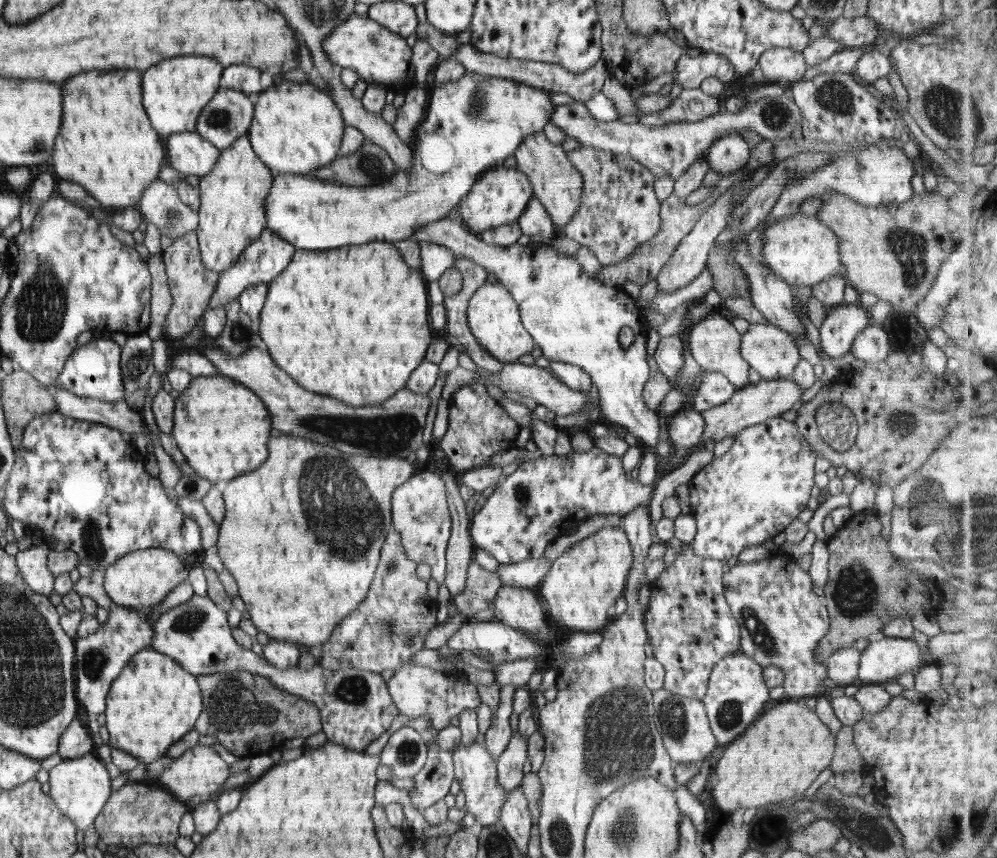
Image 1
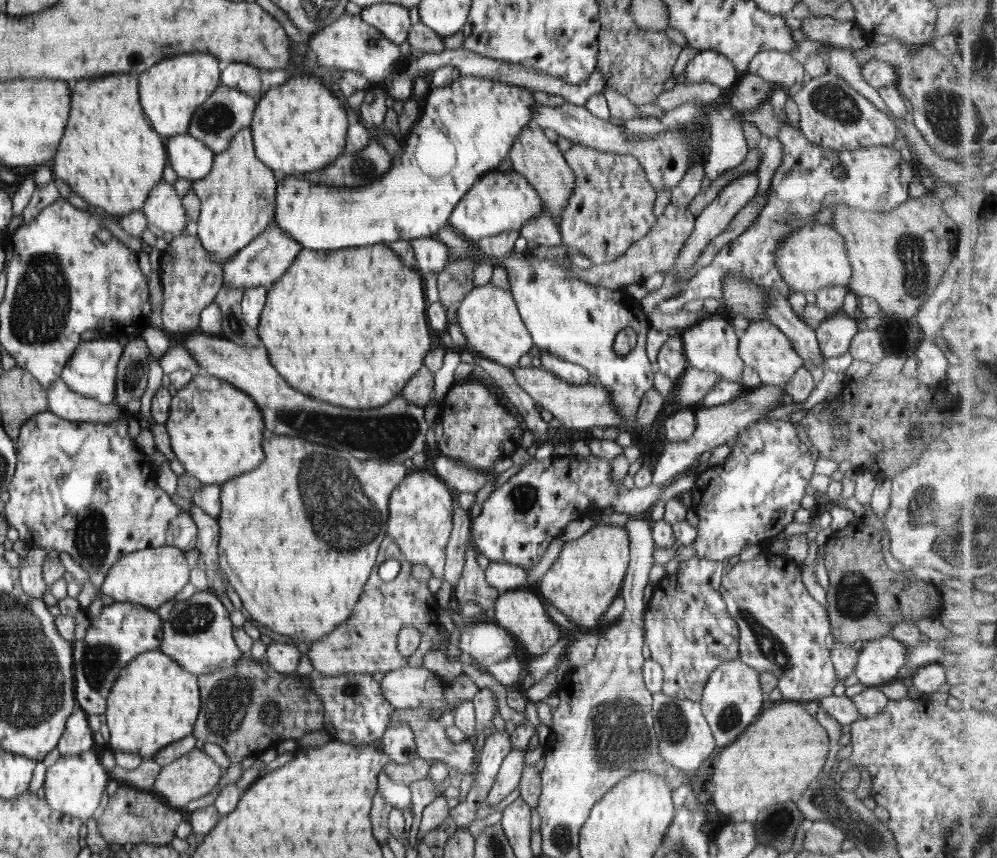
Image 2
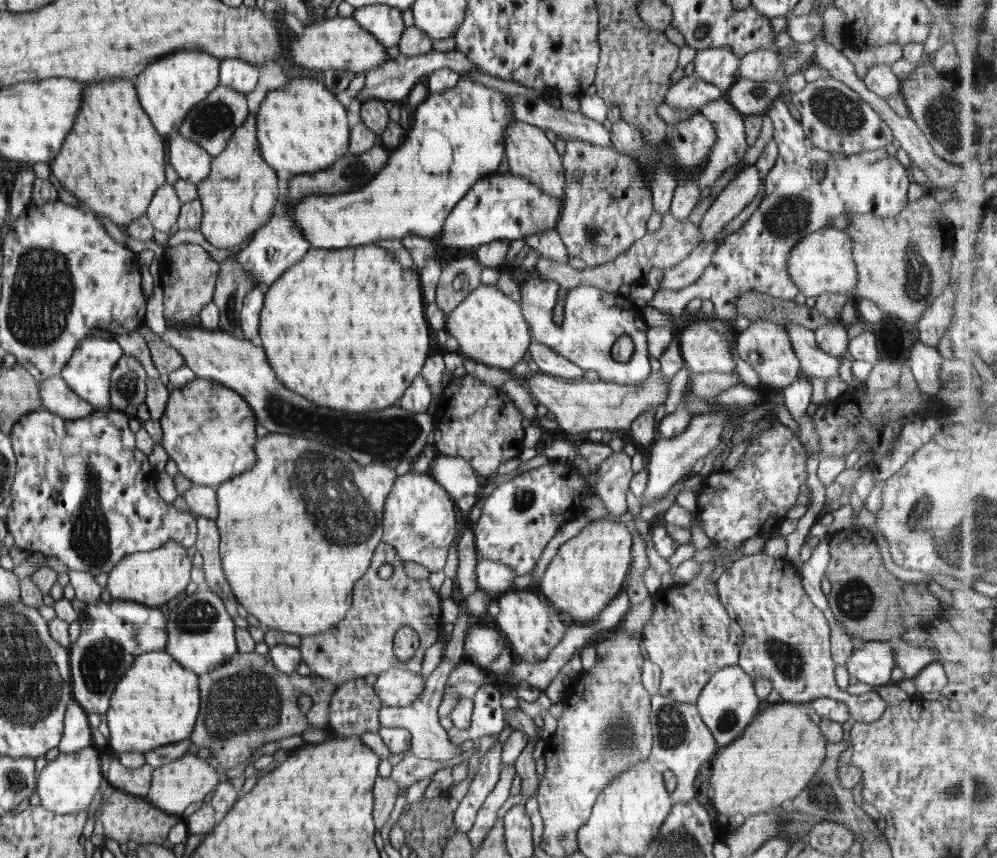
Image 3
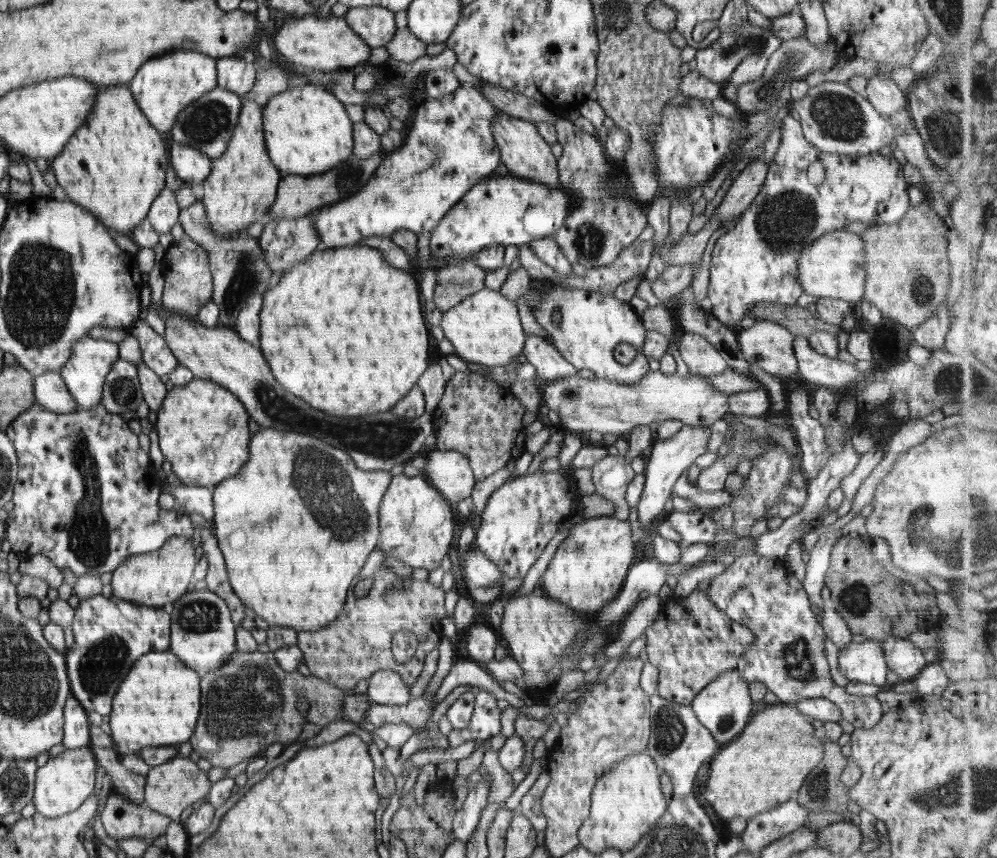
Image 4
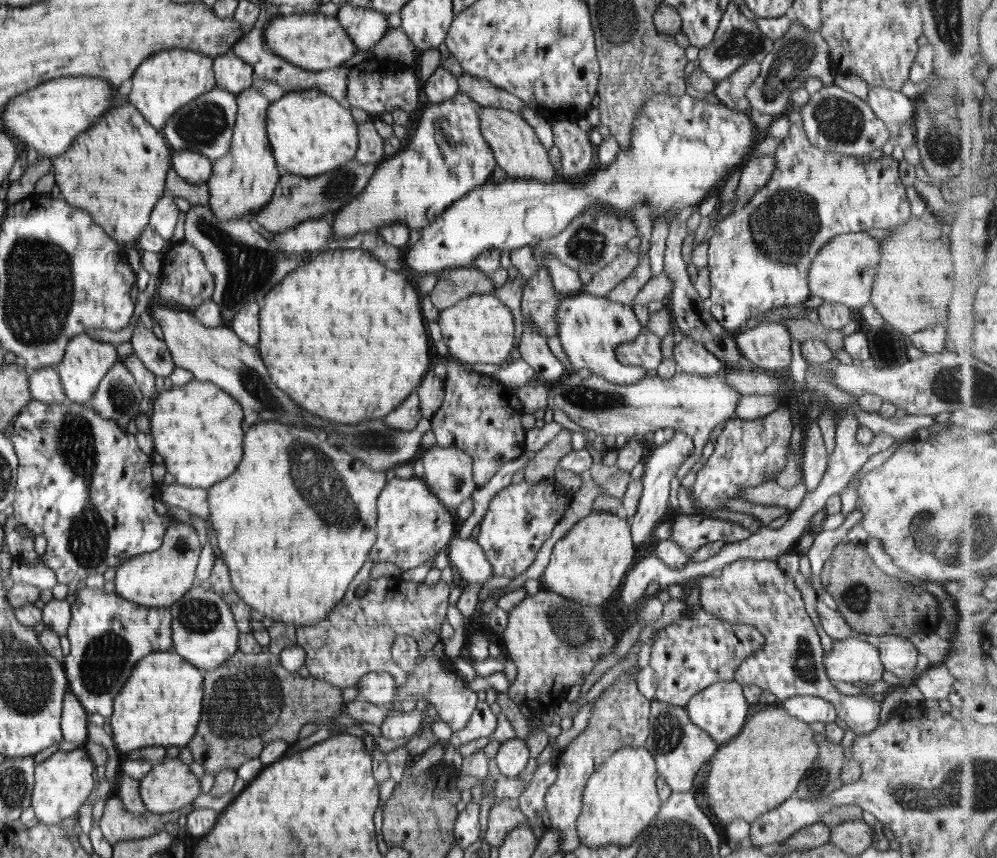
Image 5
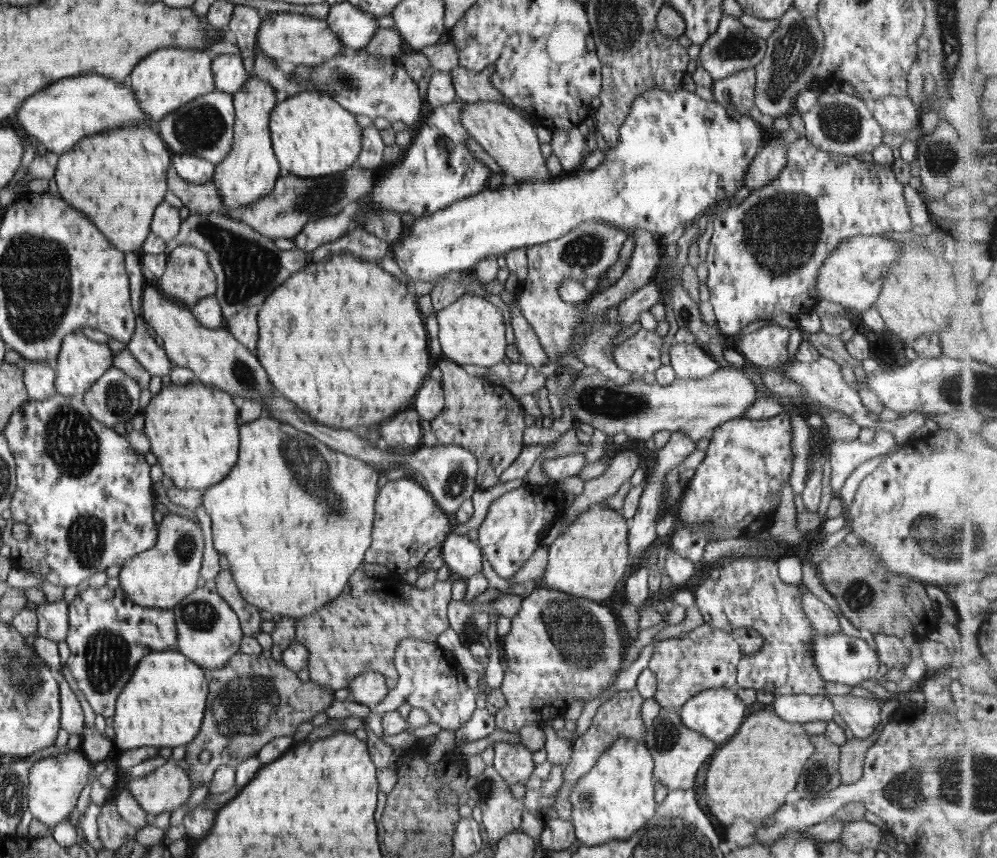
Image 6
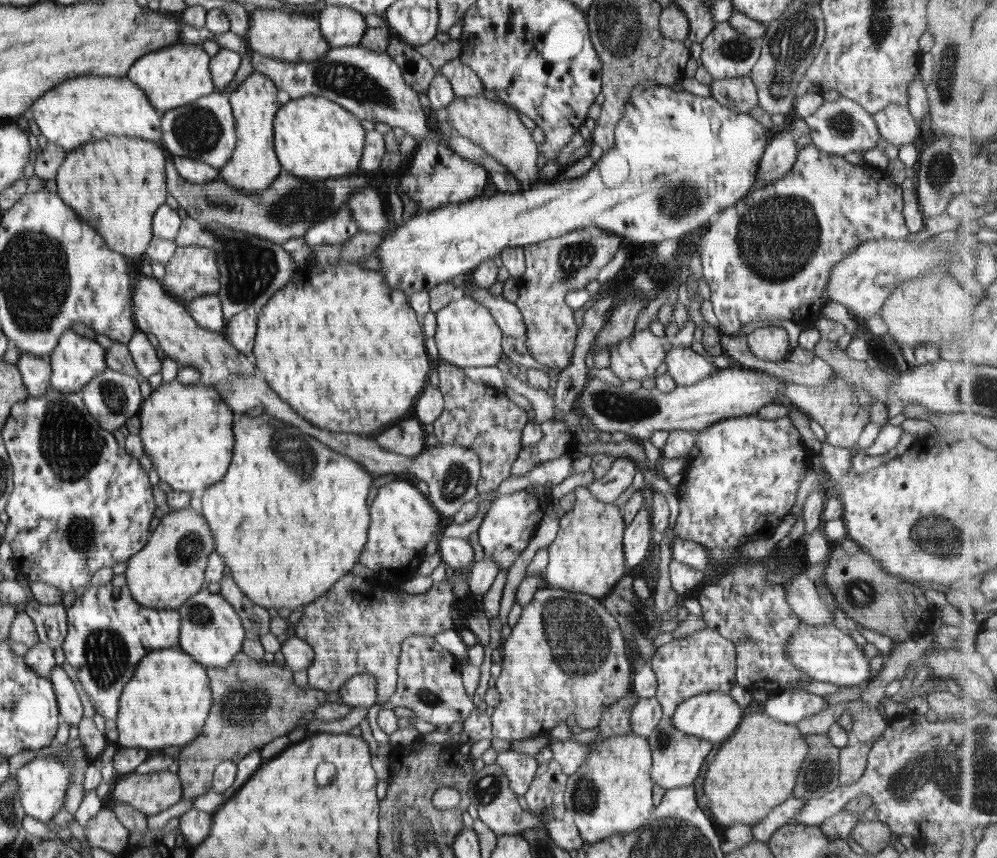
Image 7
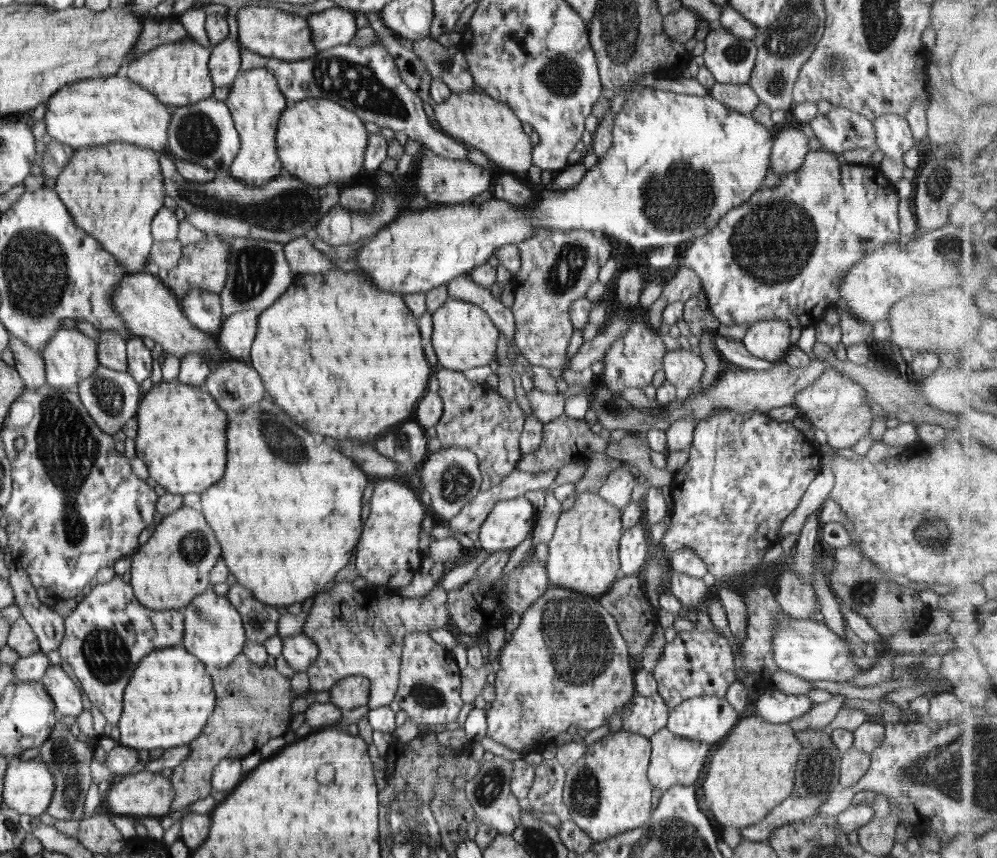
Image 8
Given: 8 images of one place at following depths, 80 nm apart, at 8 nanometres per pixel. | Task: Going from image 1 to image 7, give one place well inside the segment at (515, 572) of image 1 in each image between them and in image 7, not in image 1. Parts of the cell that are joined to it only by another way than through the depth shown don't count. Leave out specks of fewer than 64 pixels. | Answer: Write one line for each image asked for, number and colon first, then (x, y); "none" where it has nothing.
2: (502, 576)
3: (493, 576)
4: (480, 571)
5: (467, 555)
6: (461, 555)
7: (456, 552)

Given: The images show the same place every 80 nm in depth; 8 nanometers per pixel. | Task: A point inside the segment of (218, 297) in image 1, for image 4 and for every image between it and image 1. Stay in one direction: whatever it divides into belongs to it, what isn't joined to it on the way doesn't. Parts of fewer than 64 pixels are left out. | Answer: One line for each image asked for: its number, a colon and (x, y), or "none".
2: (261, 263)
3: (278, 245)
4: (286, 243)

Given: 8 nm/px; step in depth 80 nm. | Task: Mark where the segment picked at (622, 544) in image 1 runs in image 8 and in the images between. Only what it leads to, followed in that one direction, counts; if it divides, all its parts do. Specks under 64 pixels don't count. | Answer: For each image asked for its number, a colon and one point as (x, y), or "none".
2: (586, 577)
3: (589, 570)
4: (587, 571)
5: (589, 562)
6: (590, 555)
7: (587, 557)
8: (583, 554)

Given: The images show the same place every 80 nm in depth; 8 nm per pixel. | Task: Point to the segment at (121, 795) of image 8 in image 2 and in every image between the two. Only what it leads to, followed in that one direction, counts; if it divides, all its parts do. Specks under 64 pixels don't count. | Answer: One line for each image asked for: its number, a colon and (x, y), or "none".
2: (195, 774)
3: (174, 786)
4: (171, 787)
5: (169, 786)
6: (164, 789)
7: (151, 793)

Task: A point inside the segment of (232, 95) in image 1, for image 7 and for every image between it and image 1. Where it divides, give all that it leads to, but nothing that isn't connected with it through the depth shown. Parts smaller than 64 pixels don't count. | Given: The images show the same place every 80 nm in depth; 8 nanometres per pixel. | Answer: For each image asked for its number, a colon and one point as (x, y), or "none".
2: (226, 111)
3: (211, 123)
4: (207, 125)
5: (205, 126)
6: (203, 127)
7: (204, 131)

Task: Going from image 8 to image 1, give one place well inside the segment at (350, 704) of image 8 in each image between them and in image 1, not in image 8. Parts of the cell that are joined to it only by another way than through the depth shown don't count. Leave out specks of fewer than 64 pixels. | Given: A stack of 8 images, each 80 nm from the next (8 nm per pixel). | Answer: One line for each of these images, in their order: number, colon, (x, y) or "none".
1: (416, 691)
2: (409, 687)
3: (398, 687)
4: (385, 687)
5: (378, 687)
6: (369, 689)
7: (360, 690)

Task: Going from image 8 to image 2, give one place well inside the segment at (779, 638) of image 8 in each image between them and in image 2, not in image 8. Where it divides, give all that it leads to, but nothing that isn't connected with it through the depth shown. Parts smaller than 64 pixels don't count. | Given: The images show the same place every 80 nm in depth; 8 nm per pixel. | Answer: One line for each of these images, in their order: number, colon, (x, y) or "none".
2: (879, 662)
3: (872, 664)
4: (864, 662)
5: (851, 660)
6: (839, 658)
7: (826, 654)

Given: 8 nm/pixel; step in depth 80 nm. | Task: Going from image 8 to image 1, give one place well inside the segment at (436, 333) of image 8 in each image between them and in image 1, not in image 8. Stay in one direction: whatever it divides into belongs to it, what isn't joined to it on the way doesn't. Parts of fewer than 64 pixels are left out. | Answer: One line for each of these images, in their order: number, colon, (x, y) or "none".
1: (493, 316)
2: (488, 316)
3: (490, 328)
4: (484, 328)
5: (479, 329)
6: (471, 330)
7: (466, 335)

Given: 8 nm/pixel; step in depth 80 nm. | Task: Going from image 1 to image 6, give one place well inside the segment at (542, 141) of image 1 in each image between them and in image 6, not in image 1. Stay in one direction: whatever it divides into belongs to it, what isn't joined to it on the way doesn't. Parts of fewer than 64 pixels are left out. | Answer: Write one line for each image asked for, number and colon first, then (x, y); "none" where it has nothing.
2: (541, 162)
3: (530, 154)
4: (524, 153)
5: (518, 151)
6: (502, 133)

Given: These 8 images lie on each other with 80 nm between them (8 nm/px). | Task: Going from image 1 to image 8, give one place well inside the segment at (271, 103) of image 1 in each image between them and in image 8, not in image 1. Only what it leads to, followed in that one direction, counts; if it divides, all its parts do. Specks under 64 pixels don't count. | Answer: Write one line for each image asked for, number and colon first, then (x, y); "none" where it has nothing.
2: (299, 127)
3: (302, 128)
4: (307, 131)
5: (310, 133)
6: (312, 135)
7: (314, 138)
8: (319, 142)

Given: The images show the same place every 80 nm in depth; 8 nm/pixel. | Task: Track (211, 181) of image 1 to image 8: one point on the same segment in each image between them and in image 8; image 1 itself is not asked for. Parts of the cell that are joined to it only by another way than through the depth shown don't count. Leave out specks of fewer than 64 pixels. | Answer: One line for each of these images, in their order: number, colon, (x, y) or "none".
2: (238, 200)
3: (238, 196)
4: (242, 185)
5: (244, 180)
6: (250, 171)
7: (253, 167)
8: (255, 102)

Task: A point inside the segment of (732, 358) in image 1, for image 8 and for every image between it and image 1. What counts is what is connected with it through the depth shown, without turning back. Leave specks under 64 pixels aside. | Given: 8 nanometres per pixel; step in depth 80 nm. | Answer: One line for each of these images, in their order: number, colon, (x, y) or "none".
2: (711, 345)
3: (703, 349)
4: (702, 359)
5: (690, 356)
6: (689, 360)
7: (686, 367)
8: (683, 369)

